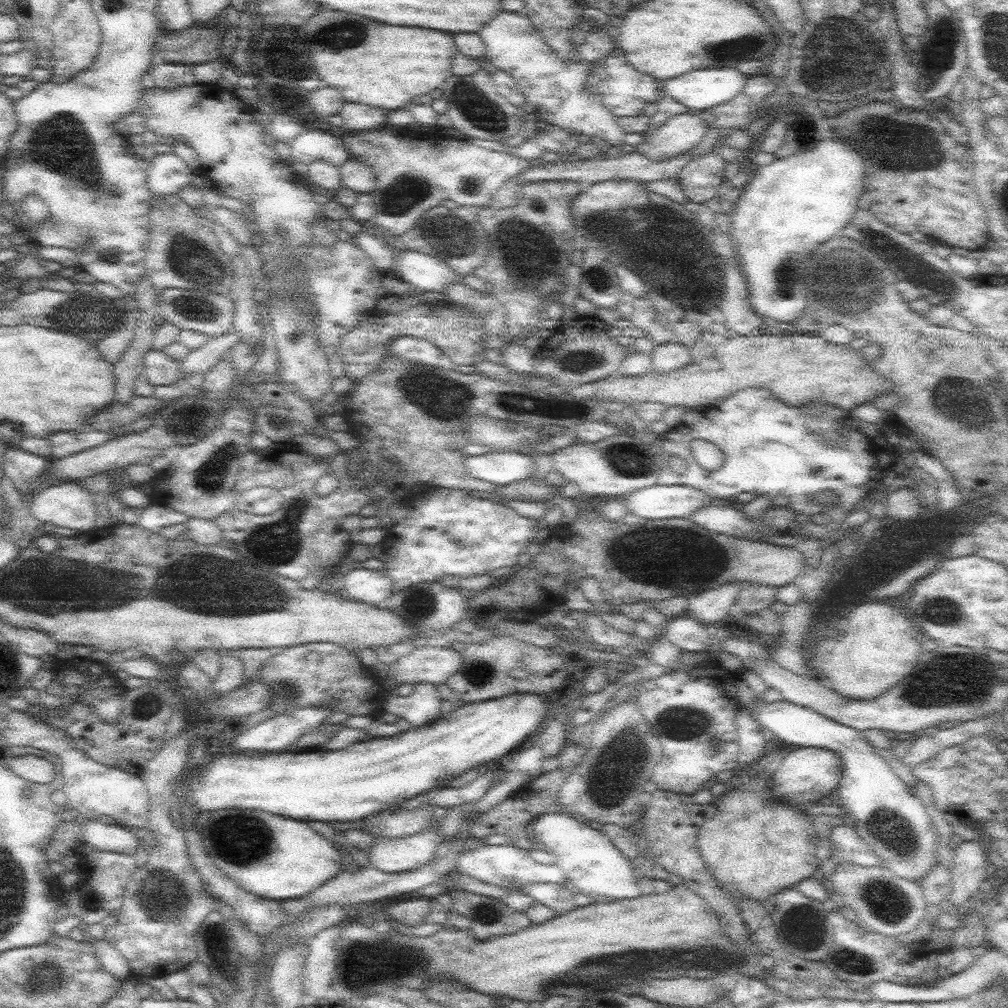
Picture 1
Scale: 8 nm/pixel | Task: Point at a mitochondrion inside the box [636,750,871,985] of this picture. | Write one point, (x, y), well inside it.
(809, 938)

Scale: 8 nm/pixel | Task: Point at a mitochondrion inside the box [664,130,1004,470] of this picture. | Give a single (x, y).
(842, 280)

